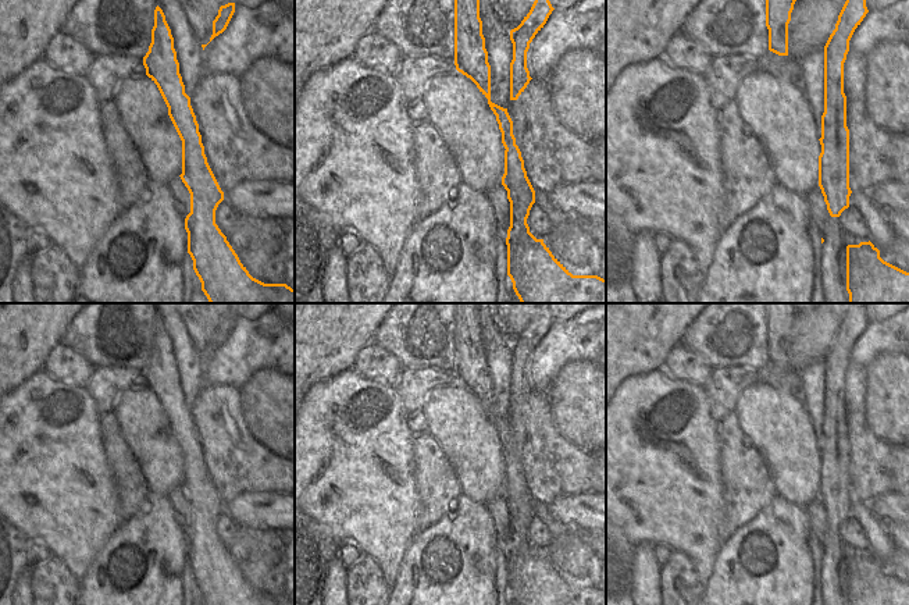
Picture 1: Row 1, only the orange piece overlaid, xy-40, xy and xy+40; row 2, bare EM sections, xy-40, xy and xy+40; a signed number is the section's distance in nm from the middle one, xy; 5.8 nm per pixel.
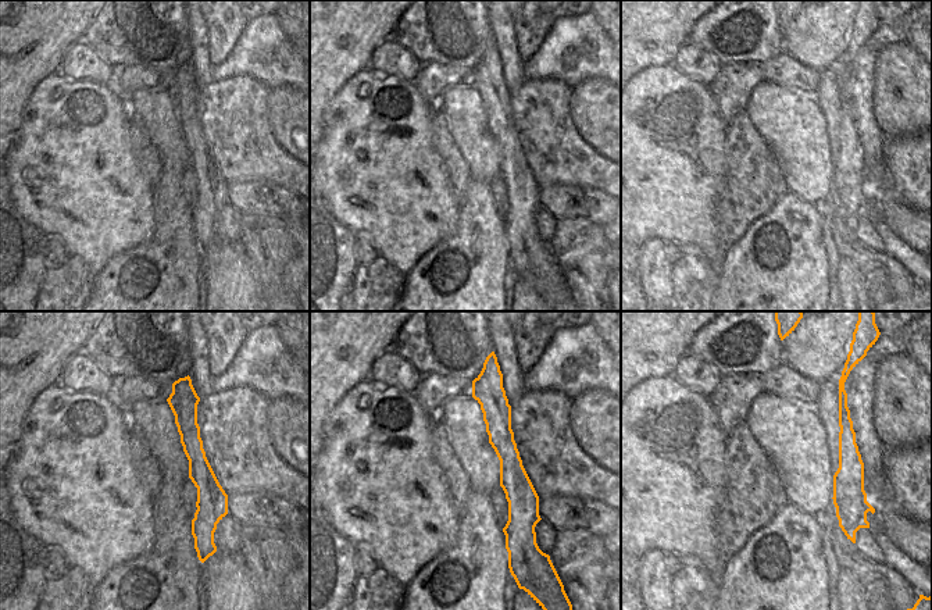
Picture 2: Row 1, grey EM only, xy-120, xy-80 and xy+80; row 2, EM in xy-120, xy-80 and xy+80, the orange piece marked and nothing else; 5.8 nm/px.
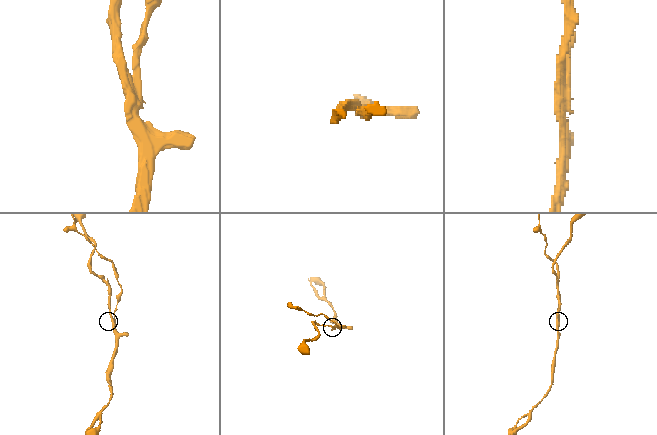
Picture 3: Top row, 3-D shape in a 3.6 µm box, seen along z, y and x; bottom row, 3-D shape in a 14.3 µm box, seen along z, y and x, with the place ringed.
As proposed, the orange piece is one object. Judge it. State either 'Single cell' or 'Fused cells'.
Fused cells

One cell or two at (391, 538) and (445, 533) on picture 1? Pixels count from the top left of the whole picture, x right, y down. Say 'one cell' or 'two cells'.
two cells

